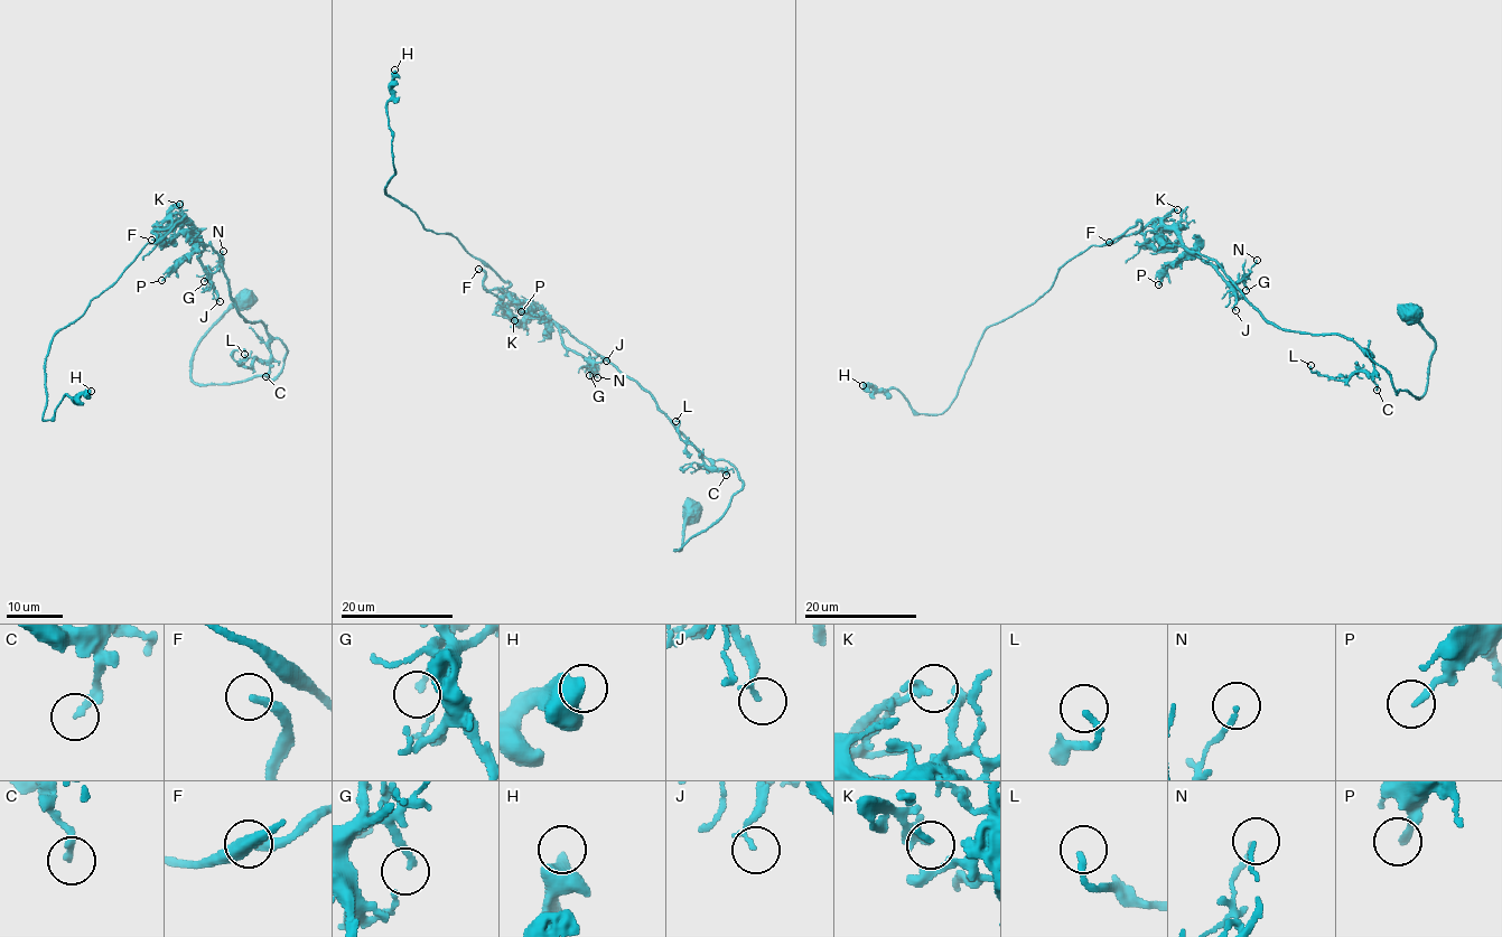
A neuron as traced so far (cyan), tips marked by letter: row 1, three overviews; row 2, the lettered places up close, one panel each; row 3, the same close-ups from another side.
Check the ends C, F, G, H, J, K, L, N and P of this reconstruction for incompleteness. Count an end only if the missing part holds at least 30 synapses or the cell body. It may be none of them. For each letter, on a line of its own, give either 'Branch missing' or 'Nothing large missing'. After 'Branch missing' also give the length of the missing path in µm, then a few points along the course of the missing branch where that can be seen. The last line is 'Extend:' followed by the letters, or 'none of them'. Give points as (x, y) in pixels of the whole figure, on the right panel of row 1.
C: Nothing large missing
F: Nothing large missing
G: Nothing large missing
H: Branch missing. Missing length about 20 µm. Course of what is missing: (863, 385), (855, 375), (854, 383), (845, 383), (838, 374), (829, 372), (828, 374)
J: Nothing large missing
K: Nothing large missing
L: Nothing large missing
N: Nothing large missing
P: Nothing large missing
Extend: H

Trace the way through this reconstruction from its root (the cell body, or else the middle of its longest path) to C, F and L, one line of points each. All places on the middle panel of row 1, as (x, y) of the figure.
C: (690, 511), (682, 549), (674, 551), (715, 524), (739, 490), (736, 468), (715, 460), (726, 475)
F: (690, 511), (674, 551), (721, 516), (743, 483), (736, 468), (700, 452), (541, 308), (486, 289), (478, 269)
L: (690, 511), (674, 551), (715, 524), (743, 483), (727, 461), (715, 460), (721, 469), (705, 464), (675, 421)

